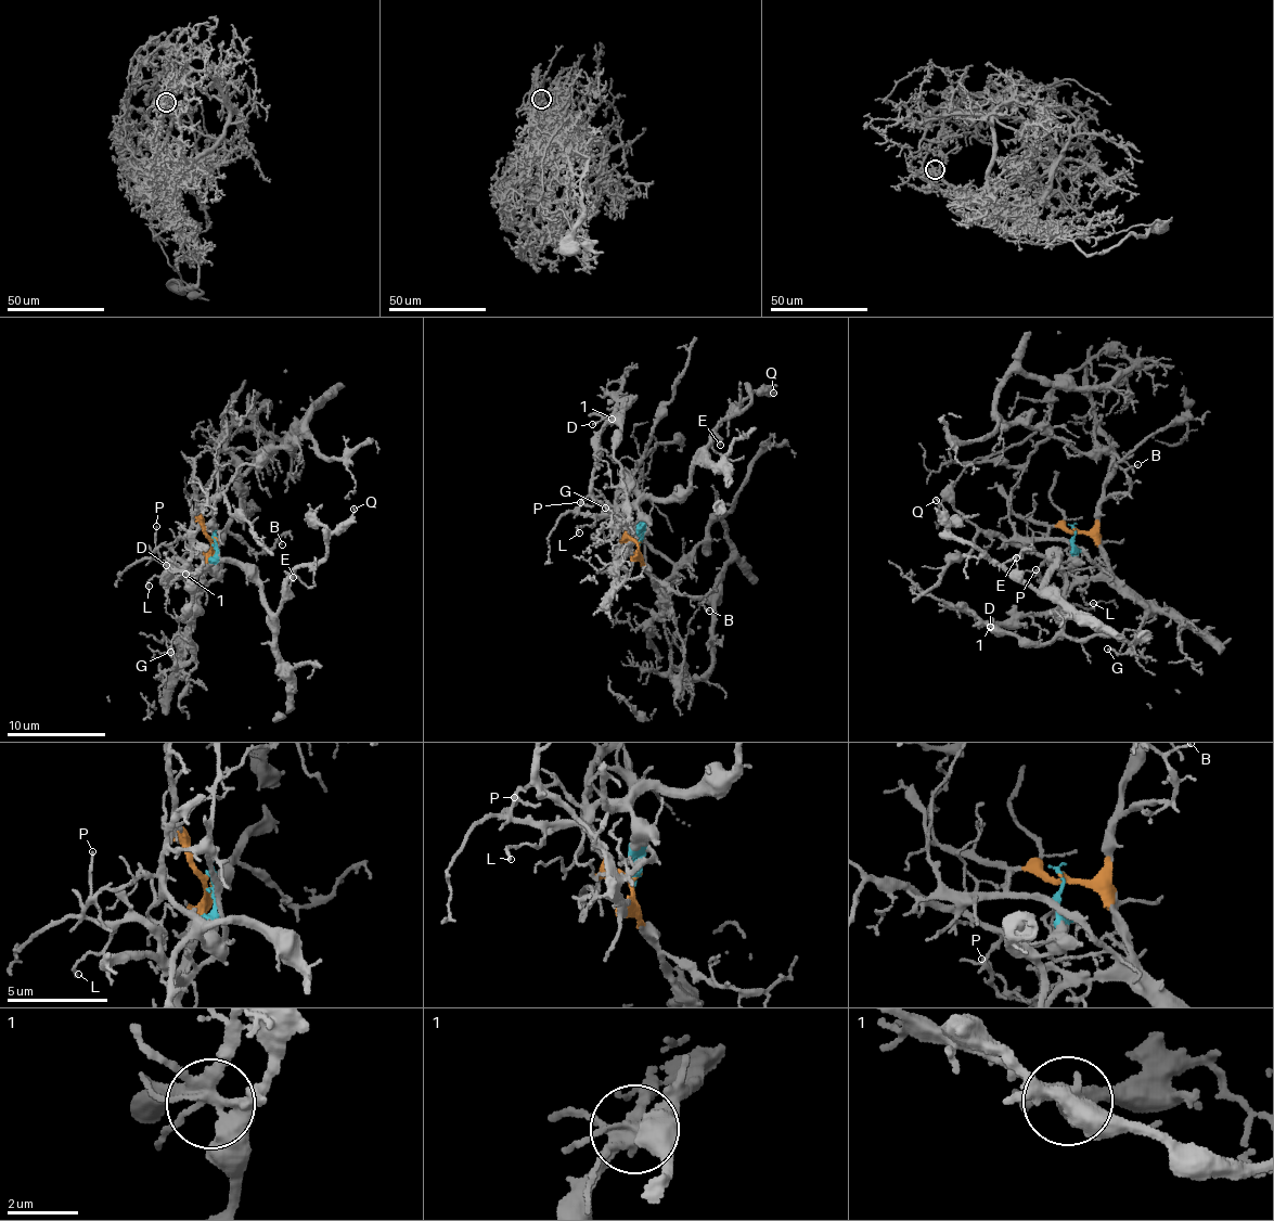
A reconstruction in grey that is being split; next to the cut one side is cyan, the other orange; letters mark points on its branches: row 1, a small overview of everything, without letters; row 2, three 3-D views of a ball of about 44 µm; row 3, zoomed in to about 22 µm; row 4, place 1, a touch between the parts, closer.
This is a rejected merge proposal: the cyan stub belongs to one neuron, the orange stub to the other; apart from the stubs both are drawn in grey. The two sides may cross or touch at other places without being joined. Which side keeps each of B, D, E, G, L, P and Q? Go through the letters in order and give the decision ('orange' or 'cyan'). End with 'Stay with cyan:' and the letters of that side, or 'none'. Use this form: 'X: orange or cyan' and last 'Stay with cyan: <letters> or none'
B: orange
D: cyan
E: cyan
G: orange
L: orange
P: cyan
Q: cyan
Stay with cyan: D, E, P, Q

